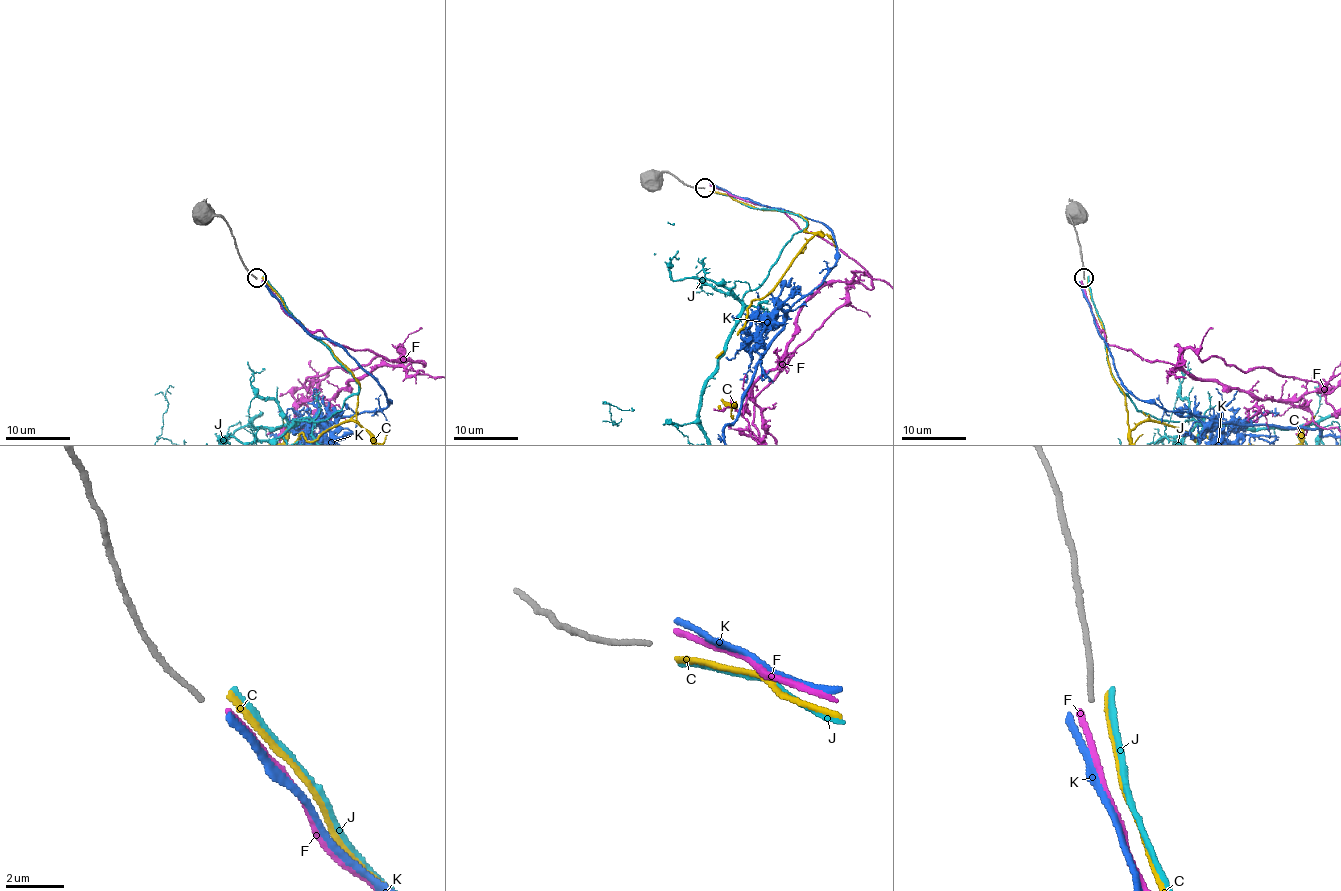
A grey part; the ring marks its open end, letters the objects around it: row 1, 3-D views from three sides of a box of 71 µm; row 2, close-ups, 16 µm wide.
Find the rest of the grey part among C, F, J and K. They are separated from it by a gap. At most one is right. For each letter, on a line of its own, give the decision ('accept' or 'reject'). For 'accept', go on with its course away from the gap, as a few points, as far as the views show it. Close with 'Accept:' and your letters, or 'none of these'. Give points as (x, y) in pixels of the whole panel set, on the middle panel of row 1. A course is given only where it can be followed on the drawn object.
C: reject
F: reject
J: accept
K: reject
Accept: J

